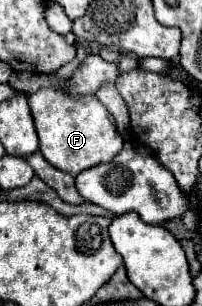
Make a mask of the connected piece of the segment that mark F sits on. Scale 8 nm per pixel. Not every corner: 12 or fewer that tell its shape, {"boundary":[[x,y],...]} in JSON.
{"boundary":[[32,93],[40,153],[72,177],[124,145],[96,97]]}

